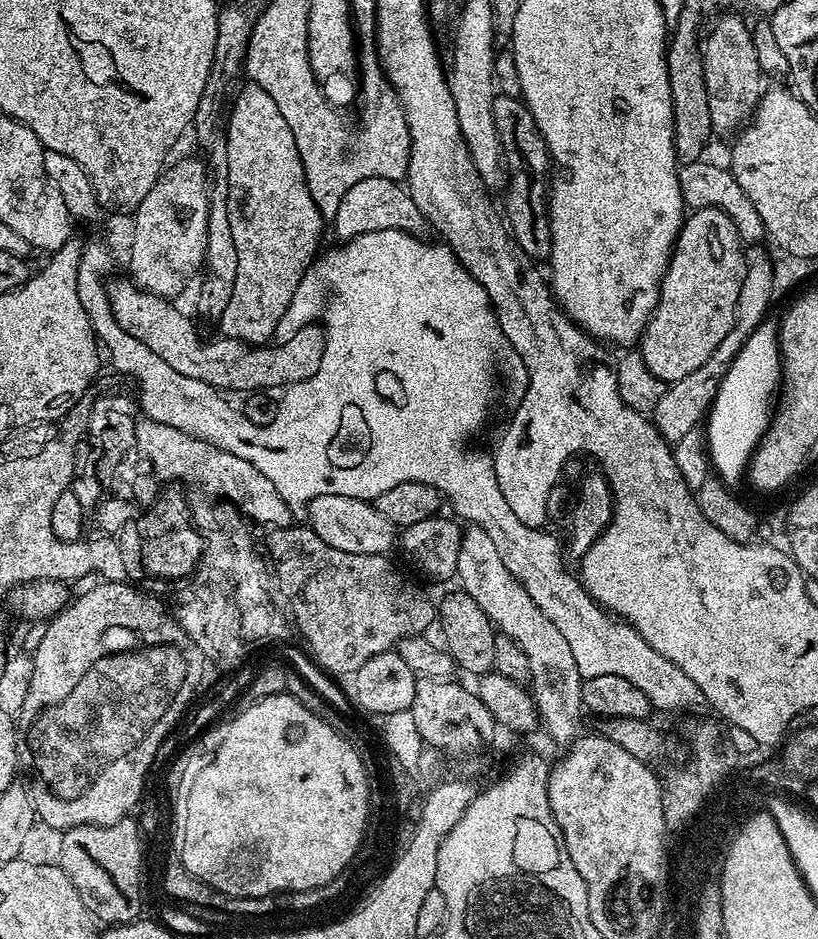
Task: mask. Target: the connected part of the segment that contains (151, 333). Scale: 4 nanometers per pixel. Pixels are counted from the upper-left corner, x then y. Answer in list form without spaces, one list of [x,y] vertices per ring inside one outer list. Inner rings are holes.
[[[128,278],[116,280],[113,284],[111,281],[107,289],[113,316],[122,329],[146,342],[146,346],[150,346],[150,350],[154,350],[162,362],[178,370],[178,374],[186,374],[186,378],[198,378],[198,382],[206,382],[224,394],[251,394],[306,382],[306,378],[314,378],[314,374],[318,374],[318,366],[322,366],[322,354],[326,354],[326,338],[319,323],[308,324],[302,331],[291,333],[285,339],[288,340],[285,344],[257,346],[227,338],[203,340],[196,333],[191,318],[179,312],[171,299],[145,292],[139,284]]]

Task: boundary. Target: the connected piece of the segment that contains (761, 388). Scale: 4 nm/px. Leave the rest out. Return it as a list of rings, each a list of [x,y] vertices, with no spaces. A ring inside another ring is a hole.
[[[765,317],[758,329],[746,340],[727,373],[720,380],[715,402],[706,418],[709,461],[720,480],[734,486],[749,467],[751,457],[765,430],[771,424],[775,386],[782,378],[779,359],[779,327],[773,317]],[[774,390],[774,392],[773,392]],[[773,392],[773,396],[772,396]]]

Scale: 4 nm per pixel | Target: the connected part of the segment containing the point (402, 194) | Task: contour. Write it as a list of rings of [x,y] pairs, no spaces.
[[[362,178],[362,182],[350,186],[338,202],[338,210],[334,217],[336,232],[341,241],[352,239],[354,236],[370,234],[374,230],[402,230],[413,234],[423,233],[426,221],[422,210],[414,202],[403,183],[390,178]]]

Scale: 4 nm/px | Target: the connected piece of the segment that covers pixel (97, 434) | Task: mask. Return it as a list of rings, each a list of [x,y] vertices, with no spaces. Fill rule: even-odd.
[[[104,396],[92,406],[89,414],[87,435],[100,444],[104,452],[98,460],[96,480],[109,497],[117,503],[134,499],[138,507],[147,507],[157,495],[155,479],[151,477],[153,470],[149,461],[141,455],[137,447],[136,424],[138,421],[138,406],[126,396]]]

